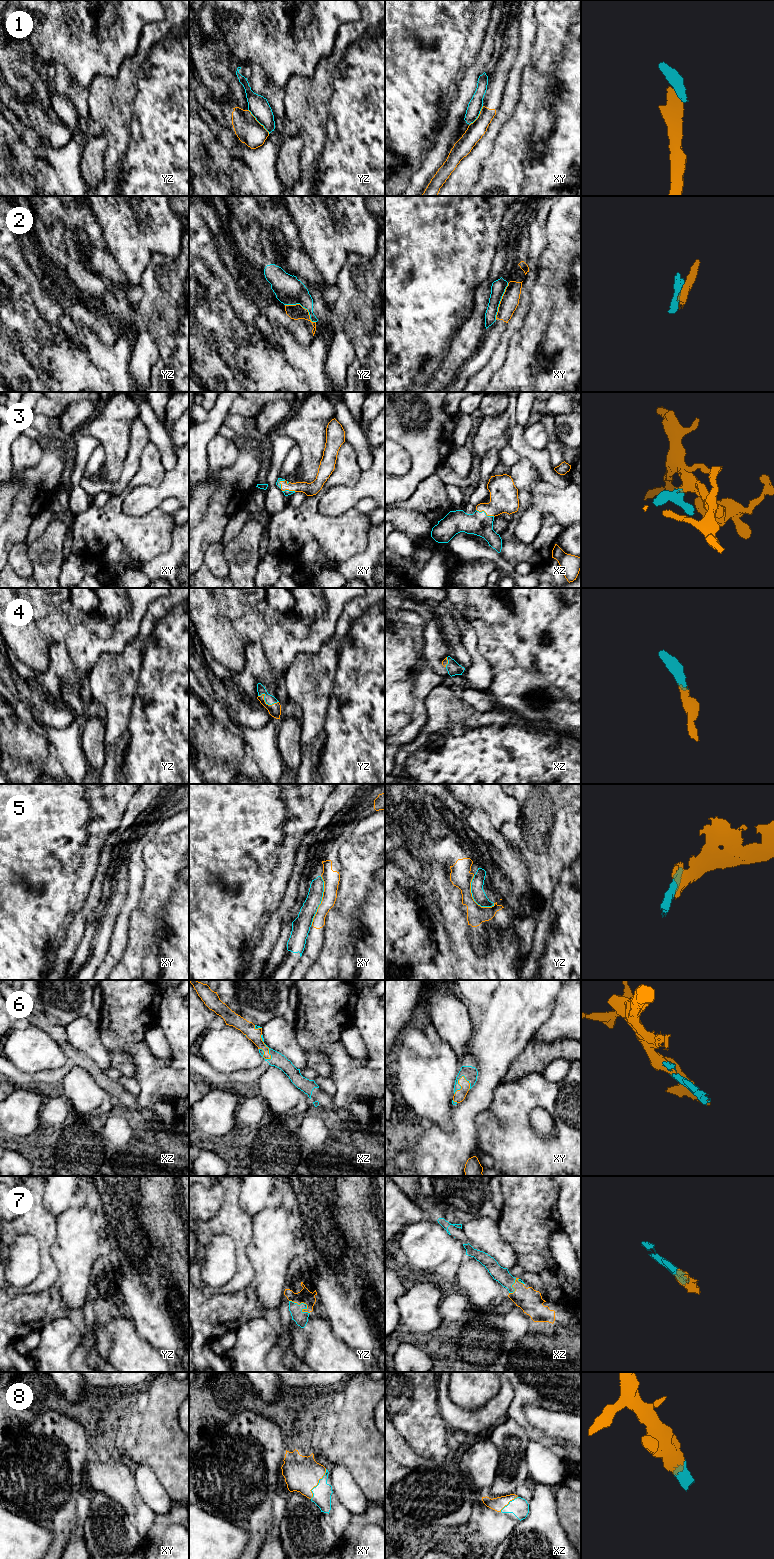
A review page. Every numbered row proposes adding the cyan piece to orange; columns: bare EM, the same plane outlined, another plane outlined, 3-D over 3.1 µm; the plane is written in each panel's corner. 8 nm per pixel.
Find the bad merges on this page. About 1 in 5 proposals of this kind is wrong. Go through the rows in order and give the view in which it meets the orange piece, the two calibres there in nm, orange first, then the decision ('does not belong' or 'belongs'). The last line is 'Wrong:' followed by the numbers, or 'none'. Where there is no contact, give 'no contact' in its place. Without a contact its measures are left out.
1: meets orange in yz; 200 nm thick on the orange side, 160 nm on the other; does not belong
2: meets orange in yz; 120 nm thick on the orange side, 220 nm on the other; does not belong
3: meets orange in xz; 220 nm thick on the orange side, 190 nm on the other; belongs
4: meets orange in yz; 100 nm thick on the orange side, 80 nm on the other; belongs
5: meets orange in xy; 130 nm thick on the orange side, 140 nm on the other; does not belong
6: meets orange in xz; 110 nm thick on the orange side, 120 nm on the other; belongs
7: meets orange in yz; 110 nm thick on the orange side, 110 nm on the other; belongs
8: meets orange in xy; 280 nm thick on the orange side, 150 nm on the other; belongs
Wrong: 1, 2, 5

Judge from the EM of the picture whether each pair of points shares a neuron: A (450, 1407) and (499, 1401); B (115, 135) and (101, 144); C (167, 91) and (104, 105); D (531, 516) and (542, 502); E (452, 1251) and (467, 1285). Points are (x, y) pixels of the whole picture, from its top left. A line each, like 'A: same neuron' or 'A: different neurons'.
A: same neuron
B: different neurons
C: same neuron
D: same neuron
E: different neurons

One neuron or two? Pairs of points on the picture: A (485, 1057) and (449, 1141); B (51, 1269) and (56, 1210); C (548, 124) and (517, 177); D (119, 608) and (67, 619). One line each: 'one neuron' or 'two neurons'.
A: one neuron
B: two neurons
C: one neuron
D: one neuron

